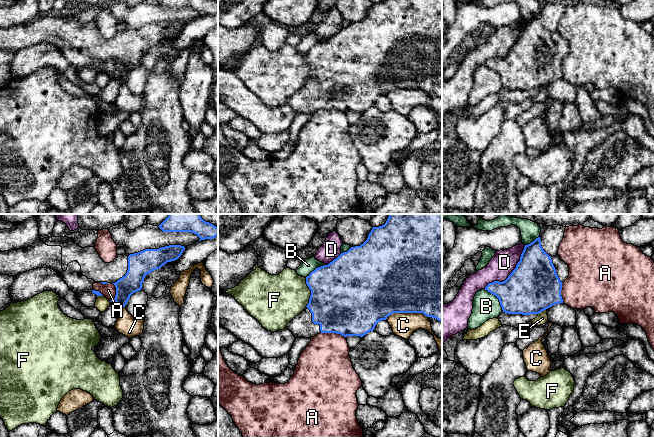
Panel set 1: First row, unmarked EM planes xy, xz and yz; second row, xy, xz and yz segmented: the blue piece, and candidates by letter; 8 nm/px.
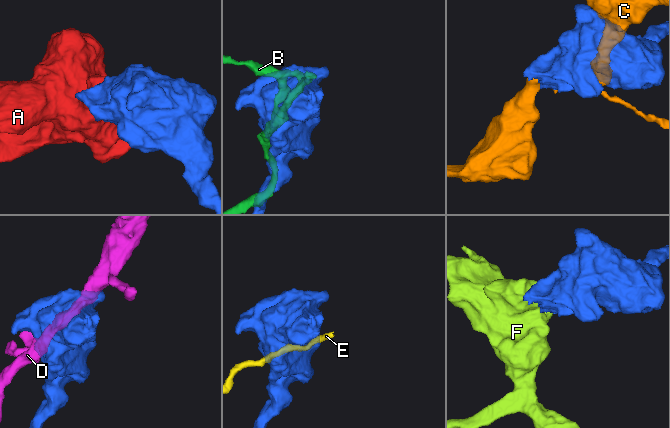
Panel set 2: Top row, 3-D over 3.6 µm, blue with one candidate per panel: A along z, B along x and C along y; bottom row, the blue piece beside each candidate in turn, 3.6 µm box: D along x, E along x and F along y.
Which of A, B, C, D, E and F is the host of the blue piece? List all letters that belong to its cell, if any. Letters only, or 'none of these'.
none of these

